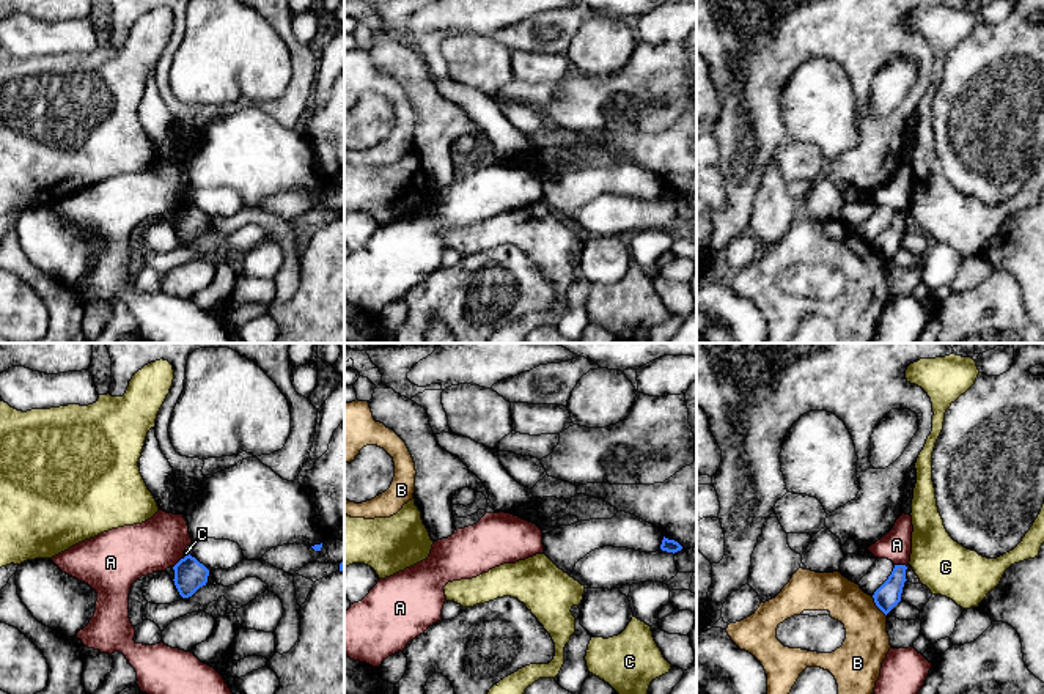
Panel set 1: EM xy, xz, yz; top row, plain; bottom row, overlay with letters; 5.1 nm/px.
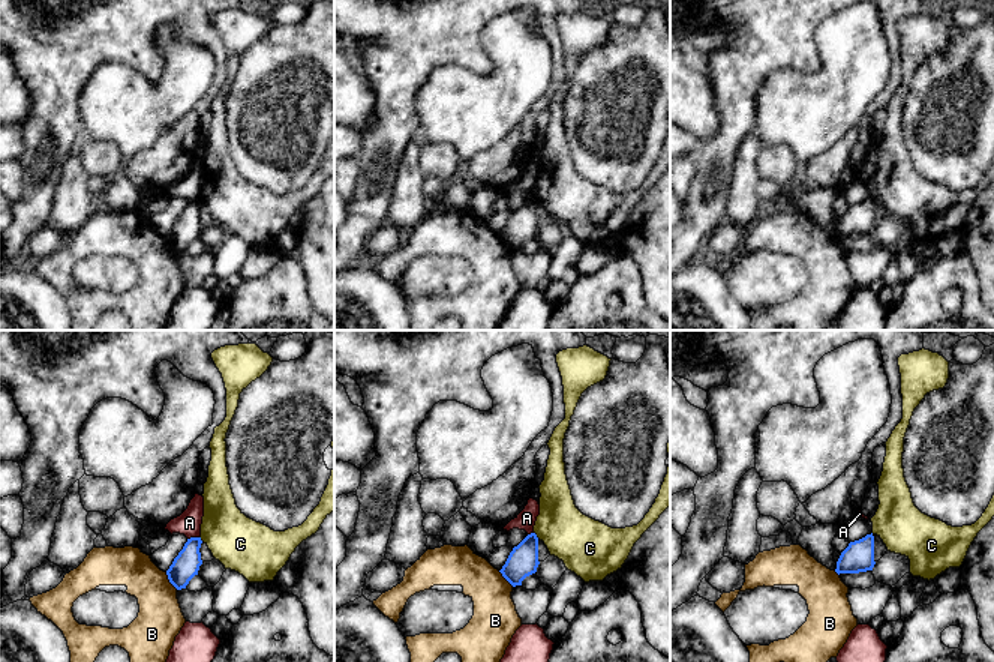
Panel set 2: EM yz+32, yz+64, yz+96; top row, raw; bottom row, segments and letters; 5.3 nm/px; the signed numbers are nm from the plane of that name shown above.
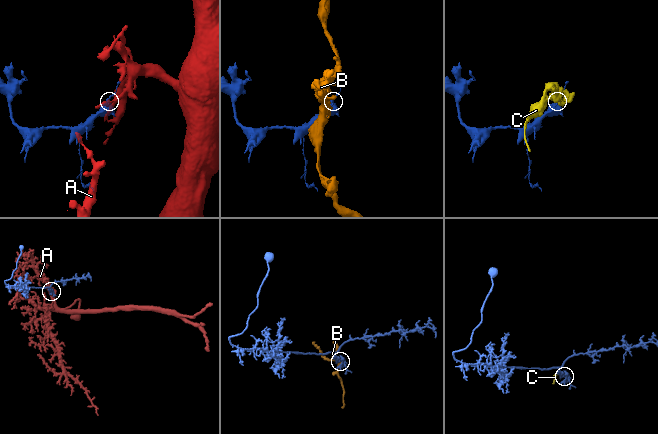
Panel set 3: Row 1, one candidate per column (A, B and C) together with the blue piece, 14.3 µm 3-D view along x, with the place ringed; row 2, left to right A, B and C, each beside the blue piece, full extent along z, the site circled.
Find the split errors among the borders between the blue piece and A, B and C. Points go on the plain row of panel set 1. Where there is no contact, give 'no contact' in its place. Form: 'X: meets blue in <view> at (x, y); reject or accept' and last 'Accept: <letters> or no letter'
A: meets blue in yz at (901, 213); reject
B: meets blue in yz at (876, 252); reject
C: meets blue in xy at (186, 203); reject
Accept: no letter

